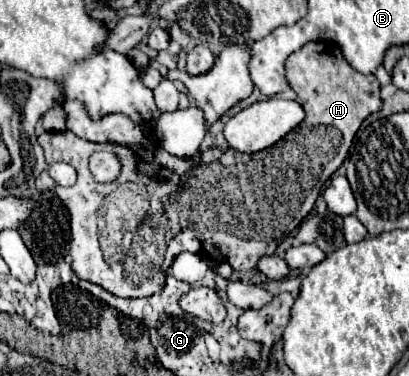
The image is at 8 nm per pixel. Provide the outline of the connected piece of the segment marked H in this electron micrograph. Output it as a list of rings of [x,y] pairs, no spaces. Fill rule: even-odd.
[[[308,42],[288,58],[286,72],[290,88],[302,100],[306,118],[272,148],[256,154],[234,152],[236,162],[228,166],[220,164],[218,160],[206,160],[204,154],[196,154],[192,158],[176,158],[158,146],[156,164],[160,164],[166,172],[166,182],[158,182],[136,174],[136,158],[124,146],[94,144],[74,136],[70,130],[44,132],[38,136],[48,164],[68,162],[78,172],[78,180],[70,188],[60,188],[48,172],[42,172],[36,178],[36,190],[54,192],[70,212],[70,256],[74,274],[82,280],[102,286],[110,294],[124,298],[144,298],[162,290],[168,266],[180,252],[204,252],[206,258],[222,258],[228,264],[252,264],[254,268],[262,256],[274,254],[278,242],[284,238],[284,232],[290,234],[314,208],[314,202],[326,180],[344,162],[362,120],[382,108],[376,76],[364,76],[358,70],[352,70],[352,66],[348,66],[346,58],[342,56],[340,46],[334,42]],[[100,150],[116,154],[122,164],[122,174],[114,182],[100,184],[88,170],[90,154]],[[130,180],[144,182],[150,194],[150,210],[144,222],[138,226],[138,232],[134,234],[124,260],[108,264],[102,258],[98,244],[96,210],[104,196]],[[168,202],[172,202],[172,206],[168,206]],[[154,214],[156,218],[152,218]]]

